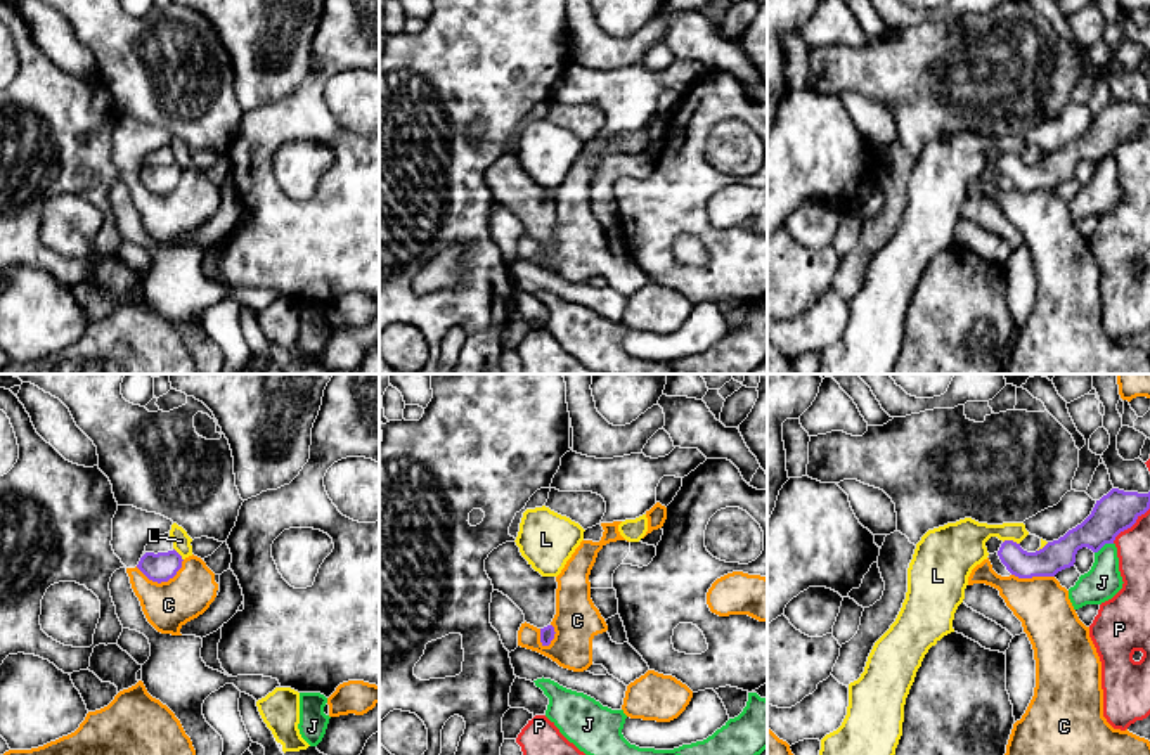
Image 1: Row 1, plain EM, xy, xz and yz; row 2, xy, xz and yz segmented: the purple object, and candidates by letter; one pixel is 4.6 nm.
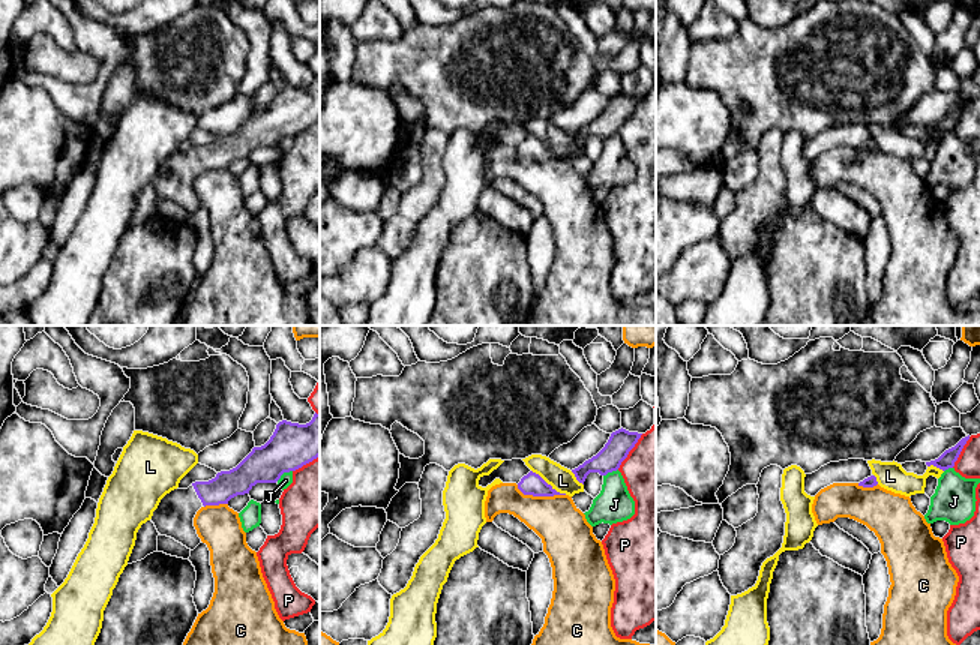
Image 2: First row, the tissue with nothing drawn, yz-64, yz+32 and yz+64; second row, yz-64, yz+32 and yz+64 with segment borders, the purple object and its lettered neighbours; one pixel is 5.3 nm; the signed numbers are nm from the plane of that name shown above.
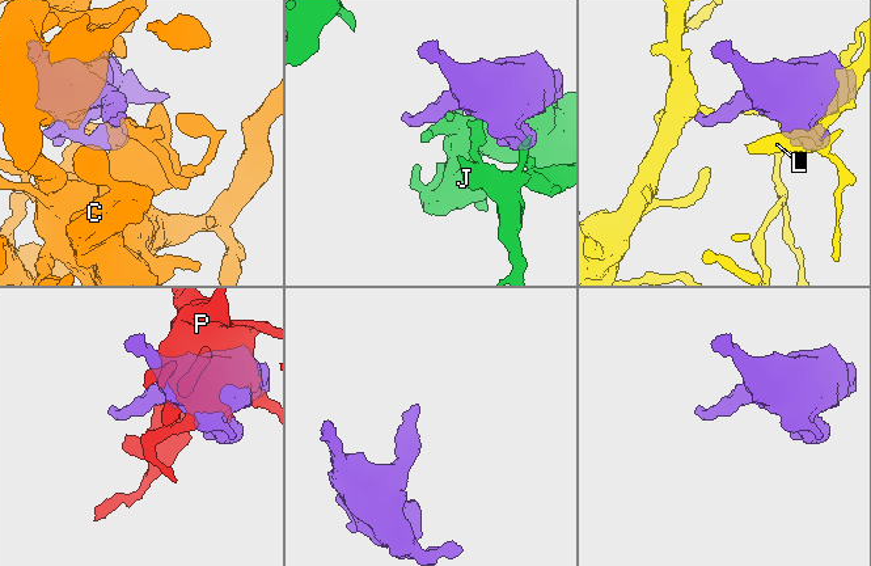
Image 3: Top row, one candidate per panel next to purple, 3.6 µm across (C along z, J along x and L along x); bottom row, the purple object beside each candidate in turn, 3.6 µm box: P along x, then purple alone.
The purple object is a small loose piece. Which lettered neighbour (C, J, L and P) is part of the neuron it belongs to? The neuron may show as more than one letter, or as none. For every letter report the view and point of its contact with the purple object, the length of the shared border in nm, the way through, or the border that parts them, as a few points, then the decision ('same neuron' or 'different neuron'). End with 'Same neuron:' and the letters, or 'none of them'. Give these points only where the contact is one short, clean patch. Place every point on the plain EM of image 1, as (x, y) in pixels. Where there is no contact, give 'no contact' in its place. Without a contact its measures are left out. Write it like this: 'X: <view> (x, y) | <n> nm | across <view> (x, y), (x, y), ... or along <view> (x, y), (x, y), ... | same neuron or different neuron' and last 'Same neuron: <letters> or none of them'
C: xy (161, 193) | 240 nm | along xy (184, 172), (172, 189), (160, 194), (149, 193), (135, 179) | different neuron
J: yz (1104, 156) | 100 nm | different neuron
L: yz (1012, 153) | 80 nm | different neuron
P: yz (1130, 139) | 240 nm | different neuron
Same neuron: none of them

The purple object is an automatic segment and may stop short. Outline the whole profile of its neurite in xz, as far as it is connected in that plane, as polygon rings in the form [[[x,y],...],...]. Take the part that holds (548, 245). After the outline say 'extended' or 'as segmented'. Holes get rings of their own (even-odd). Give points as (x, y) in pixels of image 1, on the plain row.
[[[506,154],[485,171],[494,203],[507,208],[525,227],[525,234],[540,242],[542,258],[554,251],[551,237],[556,227],[556,189],[542,189],[521,168],[516,154]]]; extended

